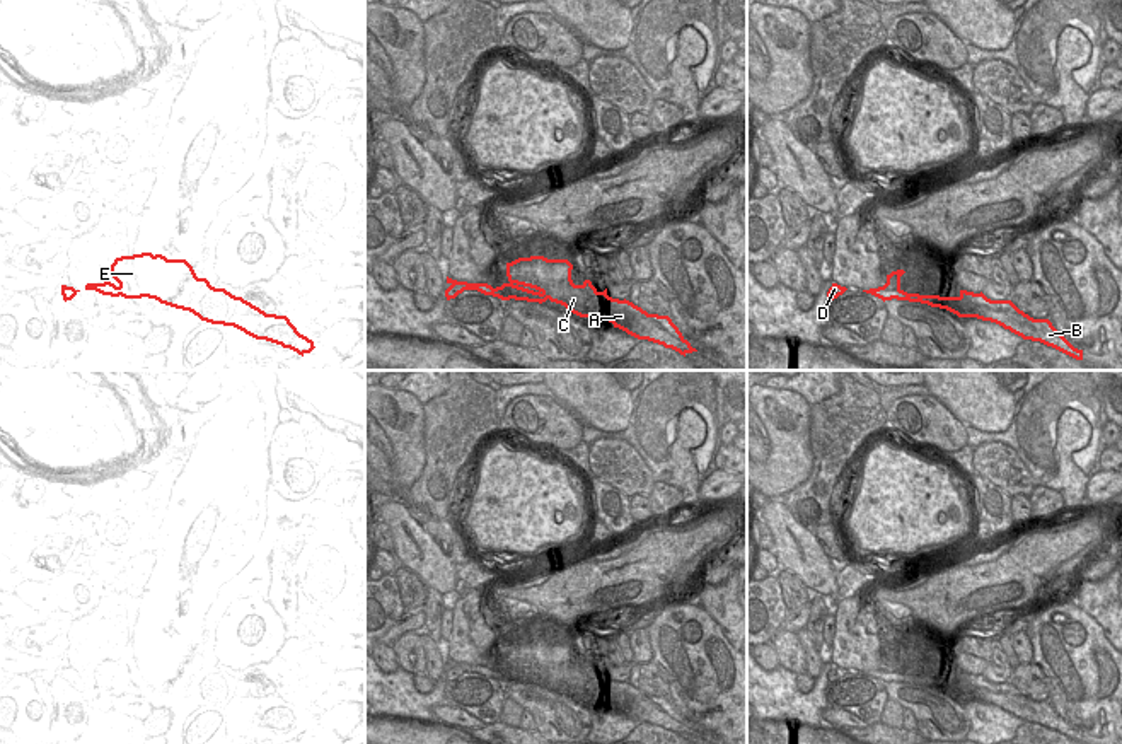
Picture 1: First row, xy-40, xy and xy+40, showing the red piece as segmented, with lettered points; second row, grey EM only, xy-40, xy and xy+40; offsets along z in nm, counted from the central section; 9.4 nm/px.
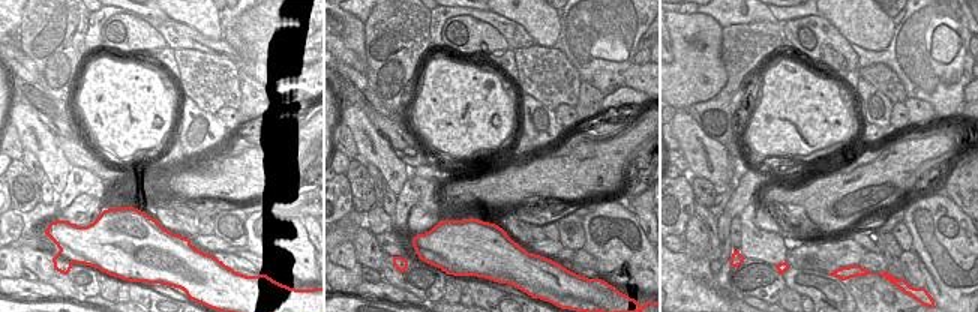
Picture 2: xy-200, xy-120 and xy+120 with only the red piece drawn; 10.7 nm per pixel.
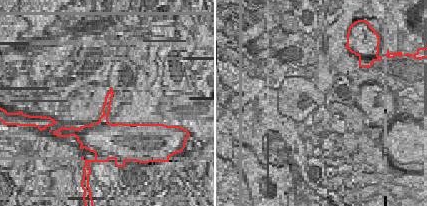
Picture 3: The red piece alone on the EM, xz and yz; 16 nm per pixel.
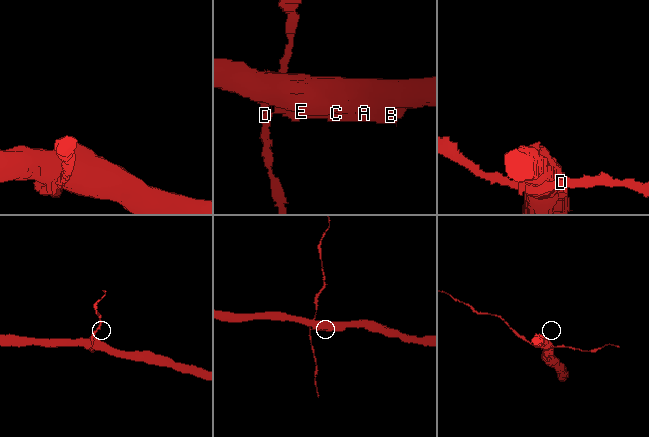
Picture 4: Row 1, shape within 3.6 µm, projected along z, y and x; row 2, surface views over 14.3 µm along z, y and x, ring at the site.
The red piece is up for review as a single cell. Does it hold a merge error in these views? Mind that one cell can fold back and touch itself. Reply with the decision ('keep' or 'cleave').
cleave

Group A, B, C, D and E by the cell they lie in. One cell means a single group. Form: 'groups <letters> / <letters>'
groups A B C E / D

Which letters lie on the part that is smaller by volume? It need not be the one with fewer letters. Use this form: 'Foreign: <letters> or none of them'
Foreign: D

